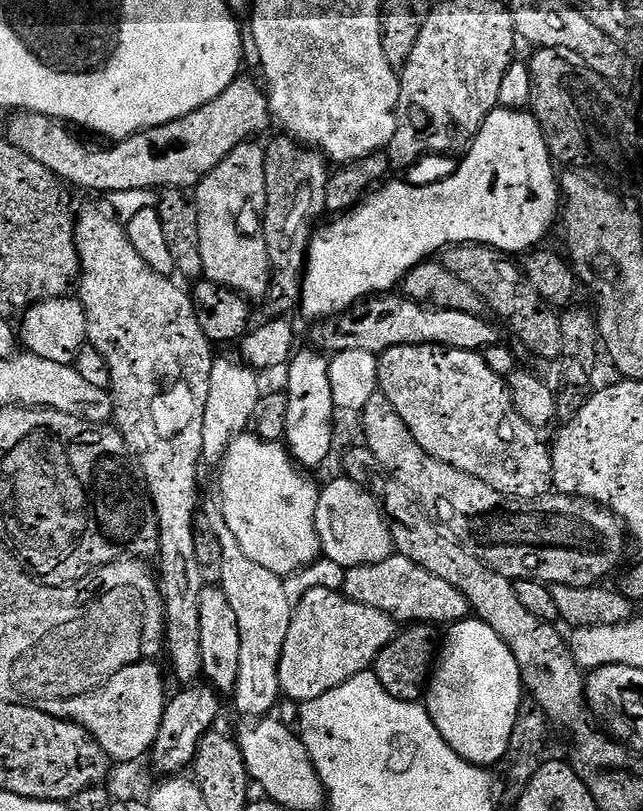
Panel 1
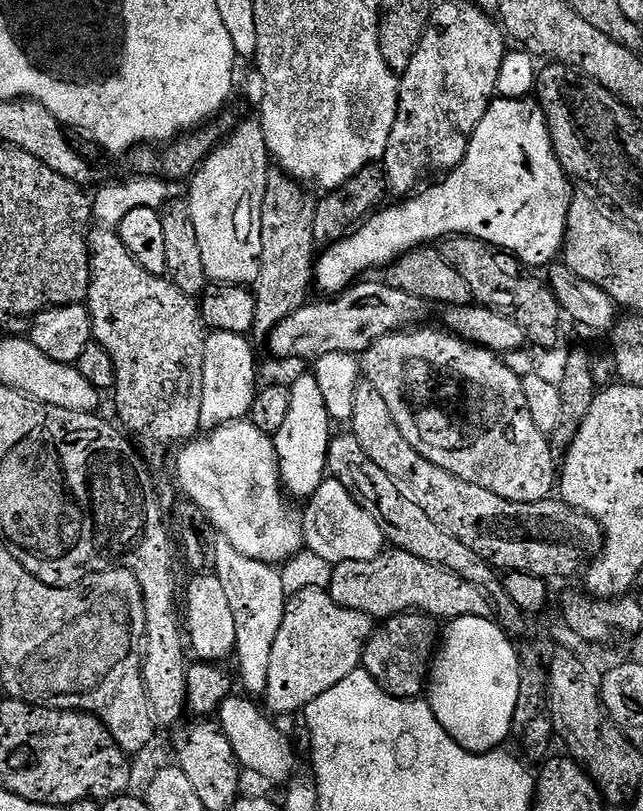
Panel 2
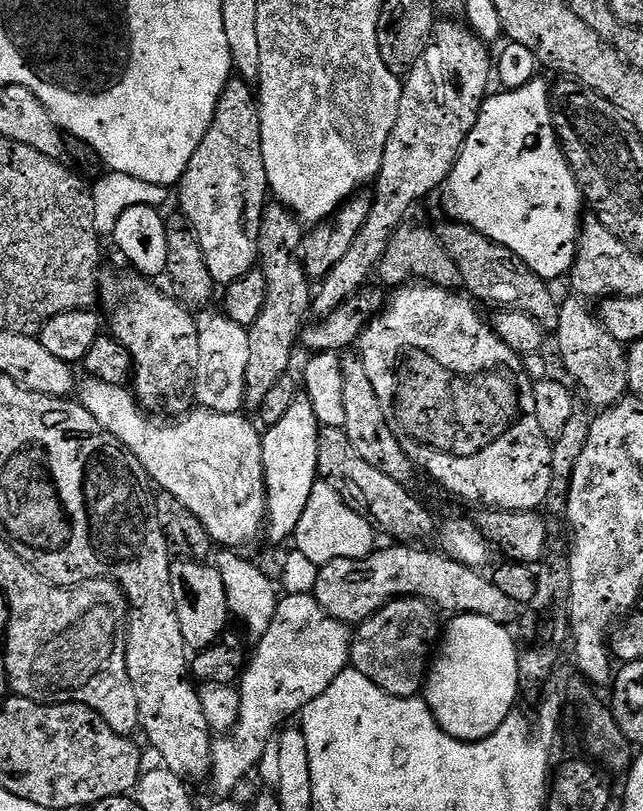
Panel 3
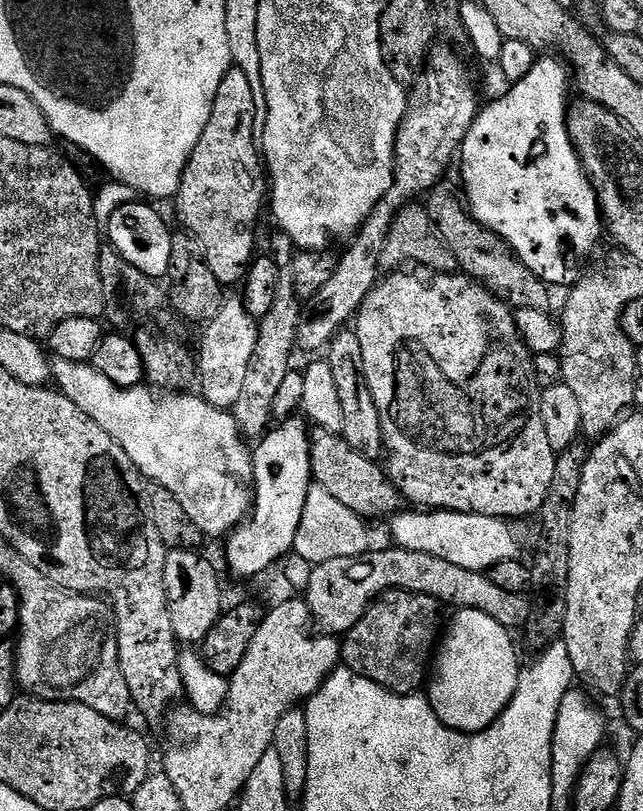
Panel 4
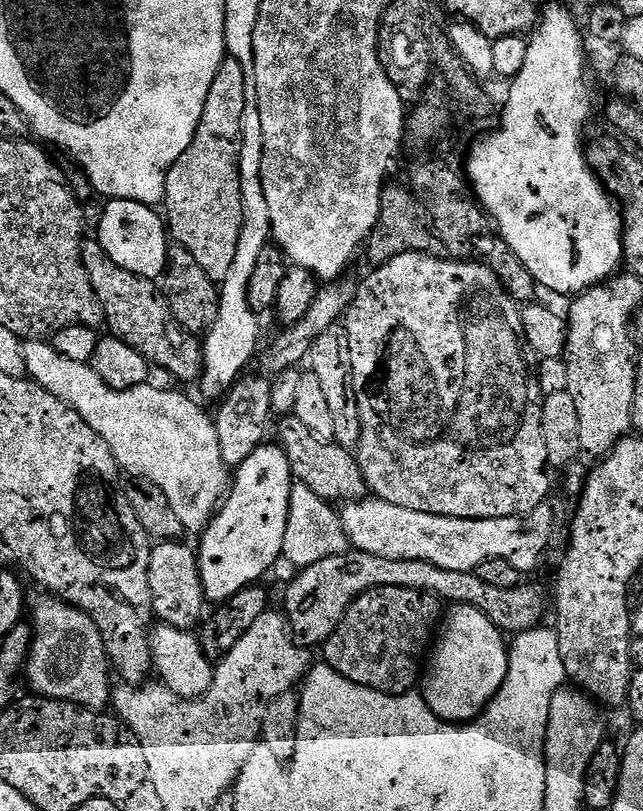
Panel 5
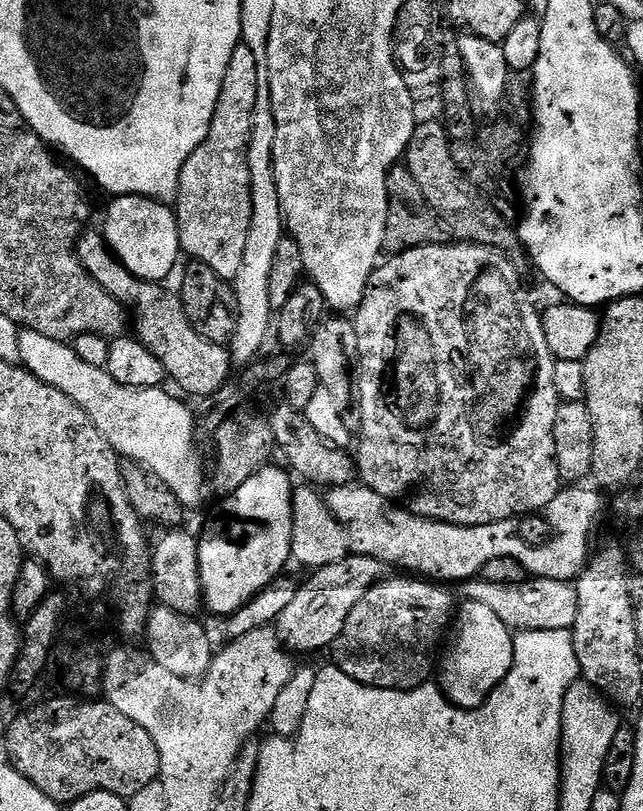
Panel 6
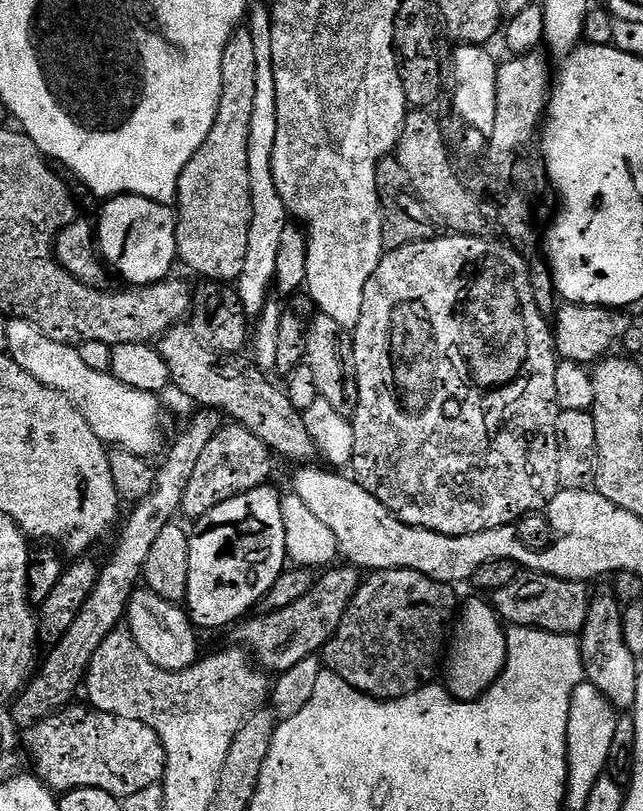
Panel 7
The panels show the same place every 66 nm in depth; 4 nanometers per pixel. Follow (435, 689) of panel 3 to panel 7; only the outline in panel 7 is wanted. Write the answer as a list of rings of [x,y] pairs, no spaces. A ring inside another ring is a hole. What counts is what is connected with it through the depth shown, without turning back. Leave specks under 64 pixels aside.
[[[468,600],[465,604],[463,601],[451,629],[446,659],[442,664],[442,676],[444,672],[448,691],[457,699],[475,700],[499,678],[507,661],[508,634],[495,607],[484,600]]]

